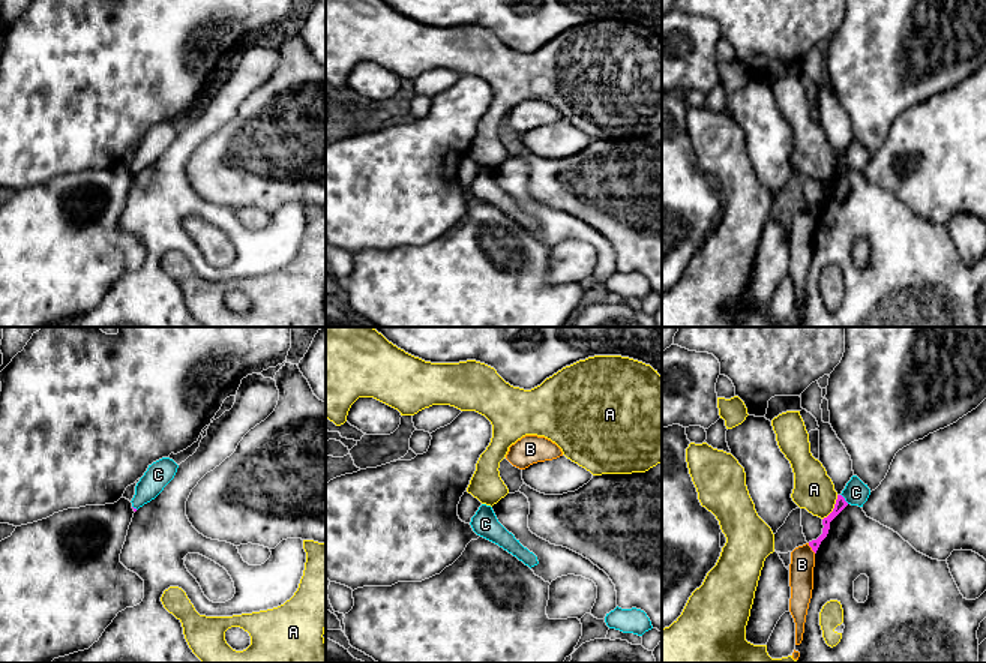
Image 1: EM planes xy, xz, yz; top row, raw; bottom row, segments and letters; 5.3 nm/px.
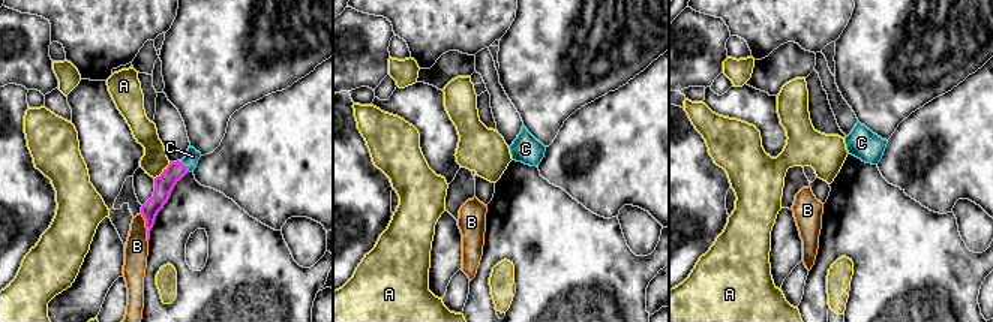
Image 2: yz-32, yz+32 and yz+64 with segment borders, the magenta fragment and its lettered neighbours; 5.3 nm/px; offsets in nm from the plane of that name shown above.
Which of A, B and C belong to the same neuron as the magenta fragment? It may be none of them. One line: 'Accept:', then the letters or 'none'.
Accept: C

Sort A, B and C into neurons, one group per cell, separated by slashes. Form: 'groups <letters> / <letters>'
groups A / B / C

